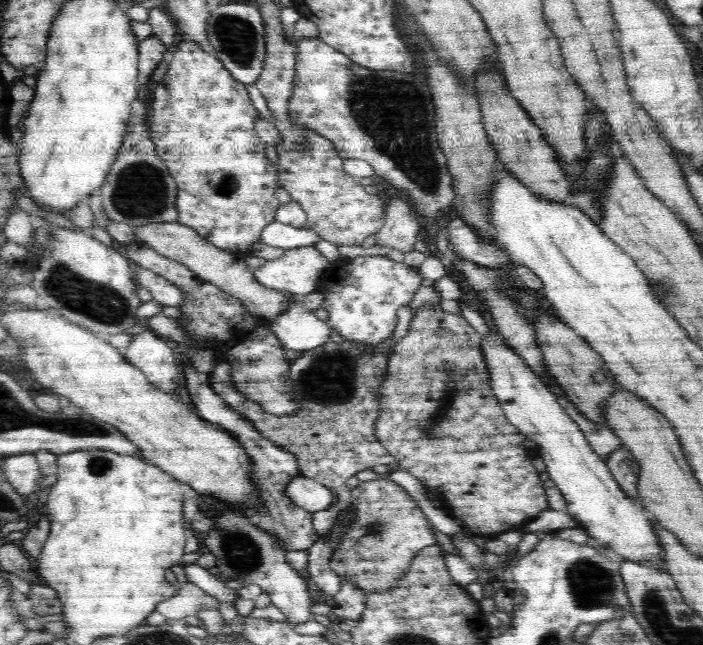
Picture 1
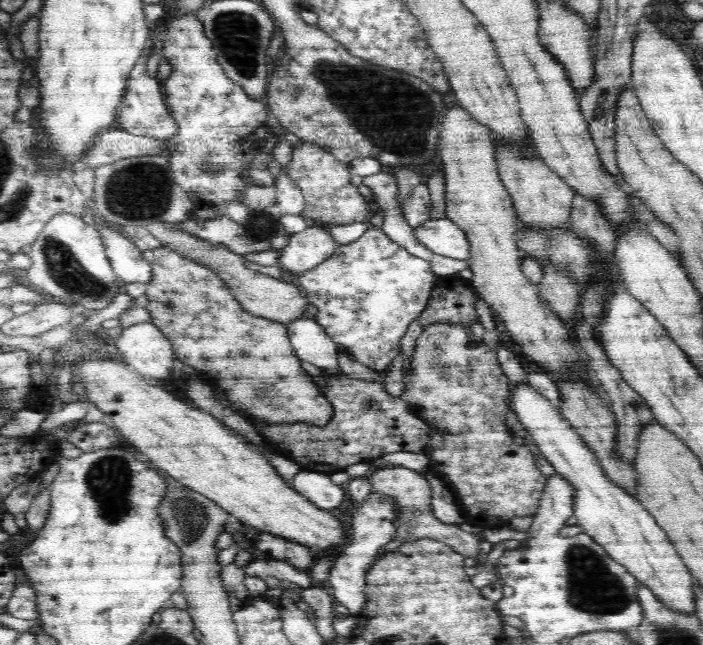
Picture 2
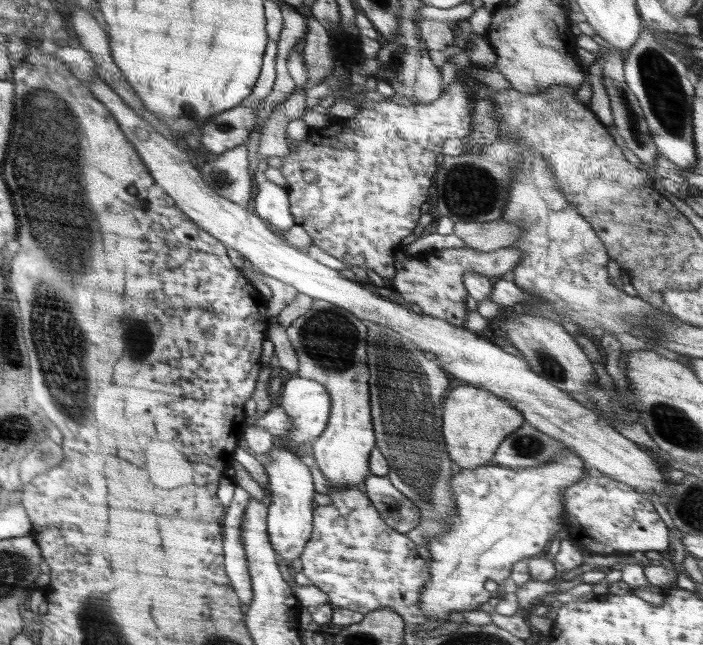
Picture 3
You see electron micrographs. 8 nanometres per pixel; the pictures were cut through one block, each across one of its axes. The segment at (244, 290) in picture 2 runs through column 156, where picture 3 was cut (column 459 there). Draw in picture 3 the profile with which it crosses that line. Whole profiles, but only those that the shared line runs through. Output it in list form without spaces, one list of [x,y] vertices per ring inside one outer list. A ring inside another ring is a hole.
[[[502,218],[488,222],[457,222],[453,233],[464,241],[464,246],[490,252],[499,248],[510,247],[523,233],[513,222]]]

